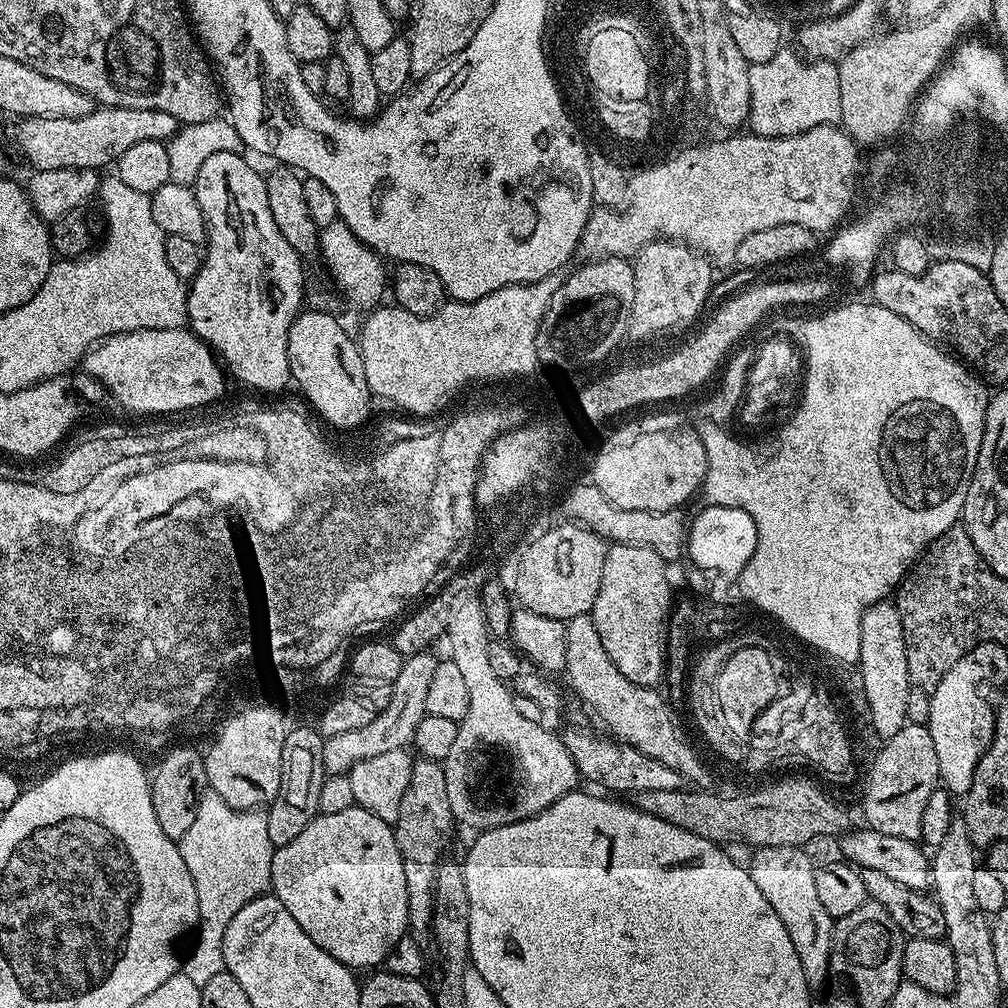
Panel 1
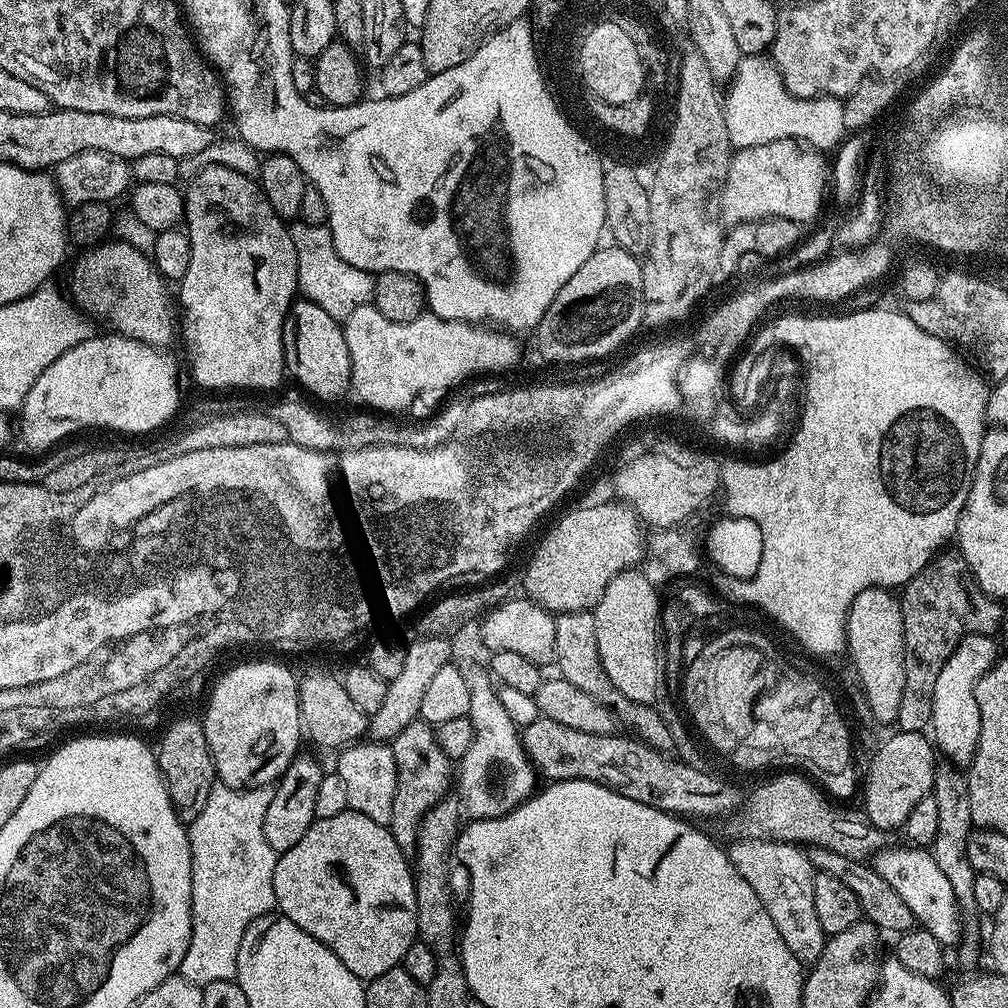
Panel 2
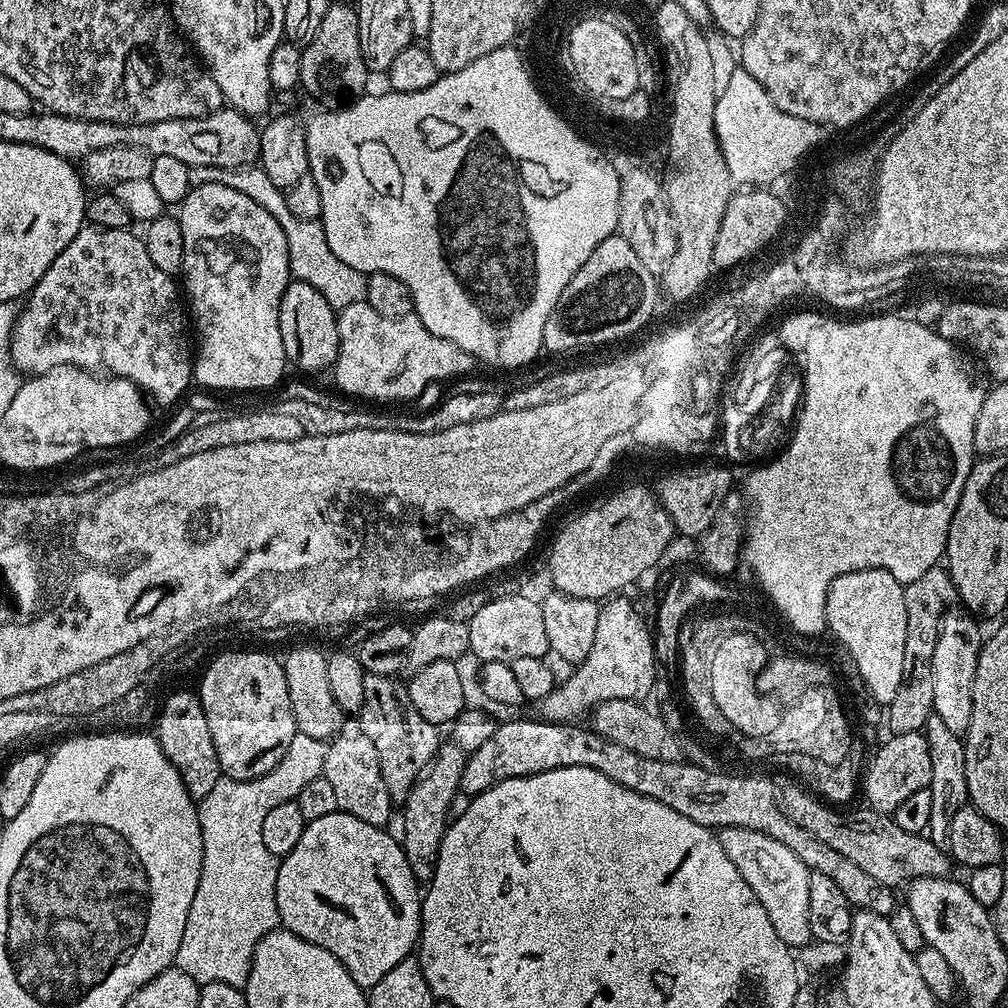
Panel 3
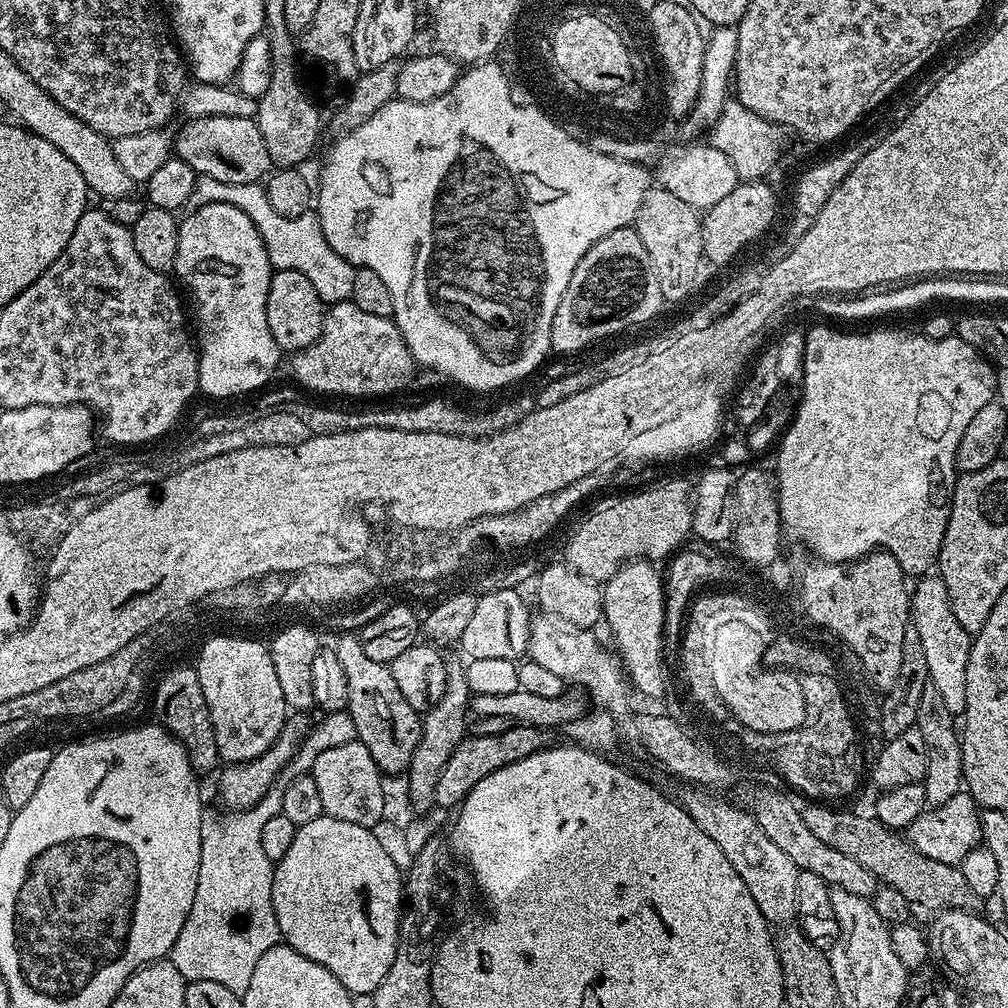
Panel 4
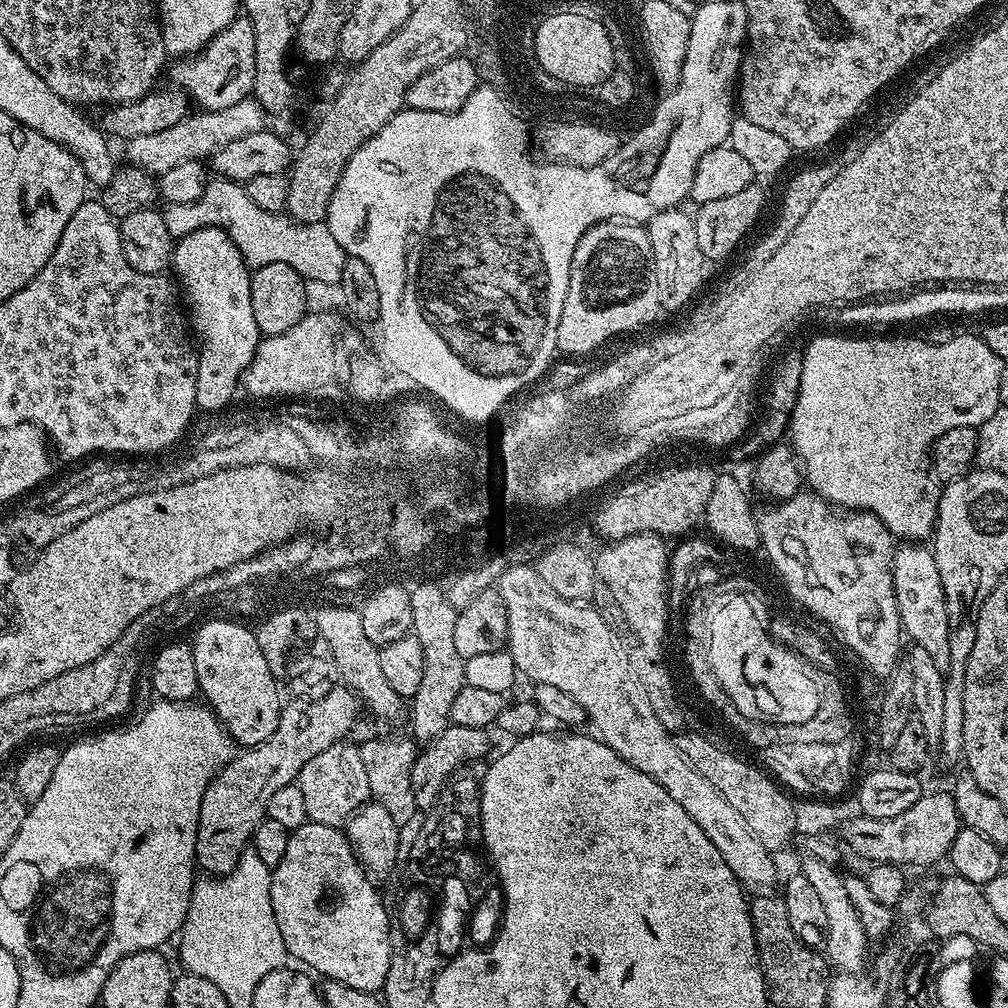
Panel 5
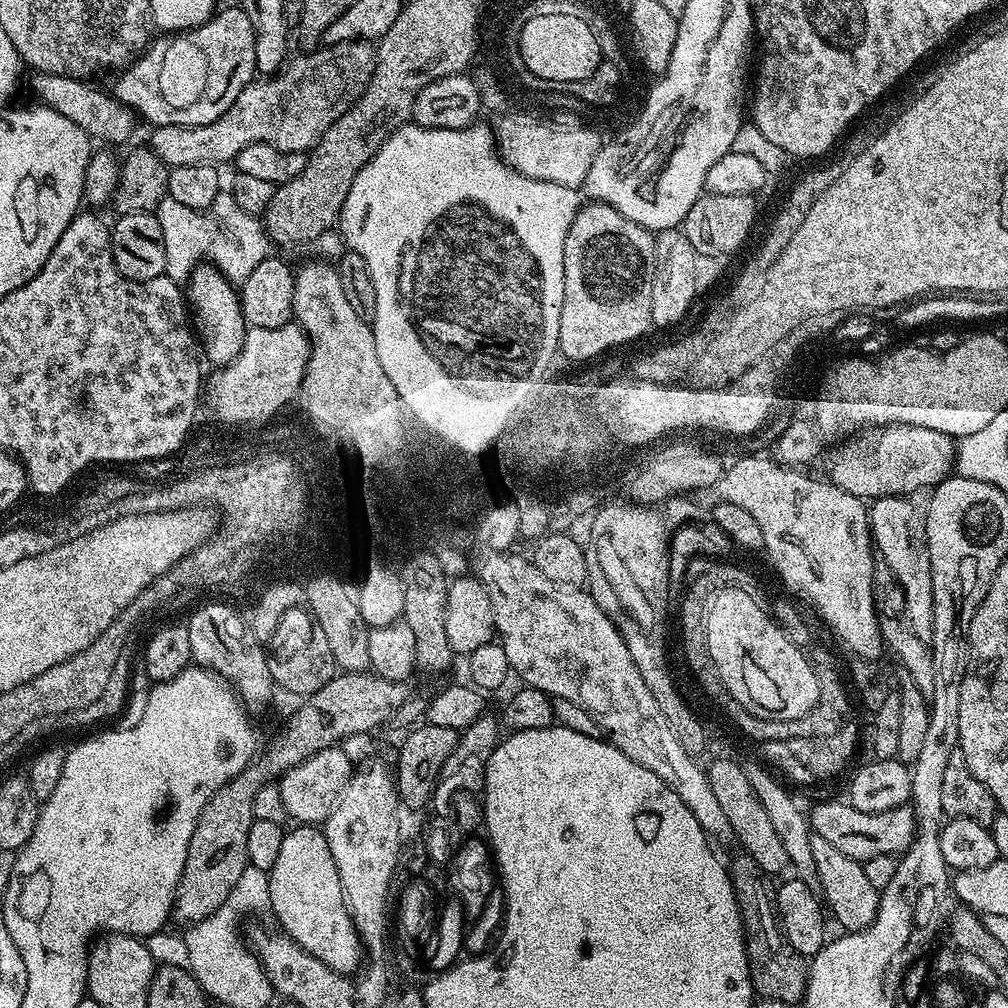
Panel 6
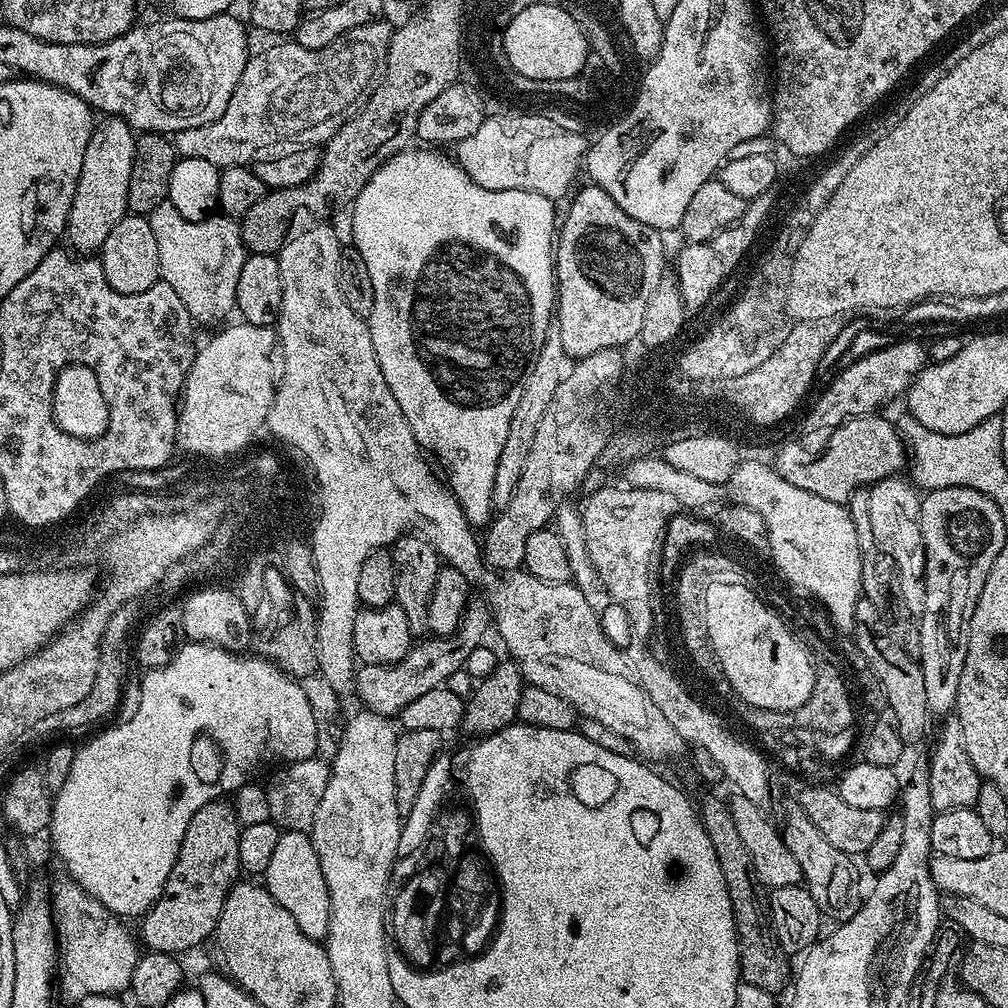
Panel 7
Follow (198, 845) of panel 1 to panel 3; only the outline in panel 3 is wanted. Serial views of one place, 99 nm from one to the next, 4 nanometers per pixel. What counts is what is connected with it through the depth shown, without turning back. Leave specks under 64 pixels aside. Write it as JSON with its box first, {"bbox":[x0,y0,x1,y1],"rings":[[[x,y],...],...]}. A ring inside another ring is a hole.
{"bbox":[175,732,329,989],"rings":[[[297,732],[294,742],[290,742],[290,750],[286,750],[286,754],[282,754],[282,762],[278,762],[278,766],[274,766],[274,770],[262,774],[262,778],[254,778],[253,780],[222,778],[218,782],[214,782],[214,790],[210,790],[210,794],[206,794],[206,798],[199,800],[198,811],[200,813],[200,829],[202,830],[202,850],[204,851],[202,854],[202,870],[198,878],[198,890],[194,894],[194,902],[190,902],[190,914],[186,914],[186,930],[182,930],[182,946],[178,946],[175,962],[175,967],[182,969],[186,974],[190,974],[190,978],[194,978],[197,984],[226,982],[226,986],[243,989],[244,983],[247,982],[250,974],[252,955],[258,946],[258,942],[263,936],[273,932],[280,924],[278,902],[276,901],[276,883],[278,882],[280,865],[278,858],[274,854],[270,854],[270,850],[266,850],[266,846],[262,842],[262,821],[266,819],[266,814],[270,814],[270,810],[274,810],[274,806],[278,806],[283,800],[295,800],[296,795],[302,790],[302,786],[308,785],[309,782],[314,782],[314,778],[323,776],[328,745],[329,741],[310,738],[304,733]]]}

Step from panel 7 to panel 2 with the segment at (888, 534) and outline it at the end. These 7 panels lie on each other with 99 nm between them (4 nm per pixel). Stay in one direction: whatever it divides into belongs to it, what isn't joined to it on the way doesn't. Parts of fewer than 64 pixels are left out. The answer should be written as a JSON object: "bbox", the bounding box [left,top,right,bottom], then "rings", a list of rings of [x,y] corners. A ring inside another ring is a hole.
{"bbox":[930,636,998,766],"rings":[[[963,636],[950,654],[946,666],[942,666],[938,682],[934,682],[934,714],[930,736],[939,755],[949,764],[967,766],[976,753],[980,733],[976,683],[991,670],[998,659],[994,641],[992,636]]]}

